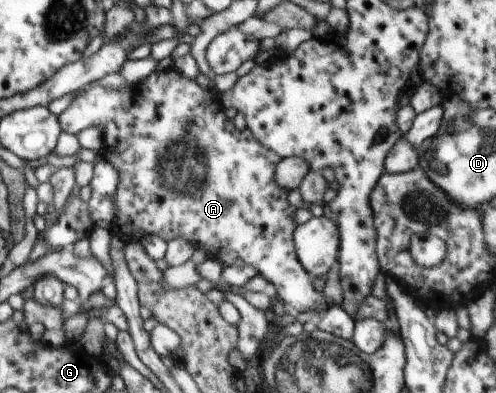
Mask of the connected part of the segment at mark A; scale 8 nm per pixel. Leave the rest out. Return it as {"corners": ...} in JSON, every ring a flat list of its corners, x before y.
{"corners":[[170,67,167,70,154,70,148,77,145,77,137,84,126,84,122,89,113,89,109,87,90,87,83,90,72,99,70,105,59,115,59,120,64,132,78,135,83,129,97,127,104,134,105,147,101,156,110,162,120,174,120,185,116,194,116,219,113,223,111,234,120,238,122,245,131,241,140,241,145,235,158,236,162,241,169,242,174,238,185,239,192,247,199,248,209,253,211,259,217,260,222,266,240,267,250,266,254,271,260,274,268,284,275,288,279,299,284,301,284,305,292,313,311,312,314,308,319,313,324,313,323,295,312,287,310,277,320,277,326,274,326,271,334,265,336,261,336,249,339,249,338,234,332,221,324,219,324,216,313,215,305,223,294,224,295,207,288,204,287,189,284,189,275,180,275,169,281,157,269,150,262,144,259,144,248,128,242,130,236,129,231,120,224,116,223,104,219,101,219,93,214,88,206,88,198,85,195,79,187,78,184,74,177,72]]}

